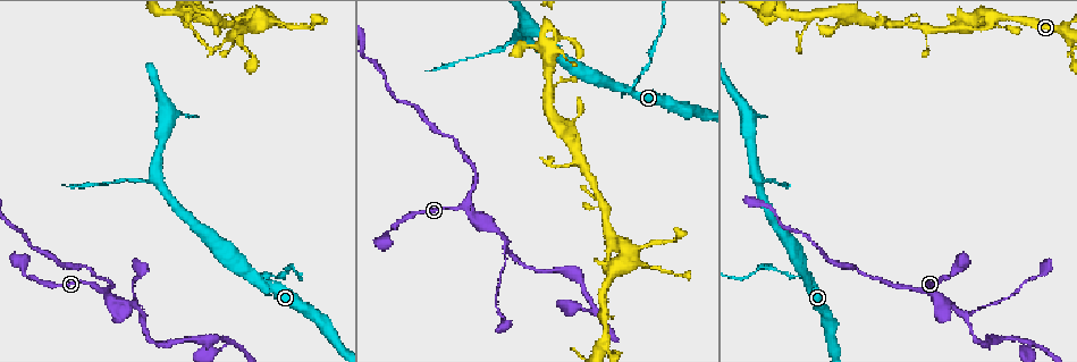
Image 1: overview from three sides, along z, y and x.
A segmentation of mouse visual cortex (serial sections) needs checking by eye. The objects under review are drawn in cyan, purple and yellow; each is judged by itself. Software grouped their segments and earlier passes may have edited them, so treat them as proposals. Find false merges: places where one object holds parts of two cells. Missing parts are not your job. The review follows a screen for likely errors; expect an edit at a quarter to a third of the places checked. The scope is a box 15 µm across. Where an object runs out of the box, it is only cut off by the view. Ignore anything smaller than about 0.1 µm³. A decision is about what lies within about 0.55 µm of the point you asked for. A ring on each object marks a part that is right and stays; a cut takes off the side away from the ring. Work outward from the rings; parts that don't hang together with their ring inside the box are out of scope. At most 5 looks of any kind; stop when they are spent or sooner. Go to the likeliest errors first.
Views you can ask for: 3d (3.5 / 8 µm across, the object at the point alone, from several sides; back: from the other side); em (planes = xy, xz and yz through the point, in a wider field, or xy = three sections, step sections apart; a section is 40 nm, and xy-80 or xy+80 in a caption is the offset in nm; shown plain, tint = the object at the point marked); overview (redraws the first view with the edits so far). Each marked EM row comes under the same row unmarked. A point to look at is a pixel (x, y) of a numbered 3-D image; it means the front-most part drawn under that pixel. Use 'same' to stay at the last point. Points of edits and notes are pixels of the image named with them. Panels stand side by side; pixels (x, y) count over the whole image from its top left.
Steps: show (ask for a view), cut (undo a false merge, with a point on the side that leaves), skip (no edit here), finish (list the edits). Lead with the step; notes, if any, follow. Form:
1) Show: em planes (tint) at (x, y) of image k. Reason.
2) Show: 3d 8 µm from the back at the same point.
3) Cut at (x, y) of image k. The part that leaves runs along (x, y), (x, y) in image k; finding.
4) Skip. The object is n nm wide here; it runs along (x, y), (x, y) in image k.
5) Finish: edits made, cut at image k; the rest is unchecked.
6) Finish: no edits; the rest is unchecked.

Show: 3d 8 µm at (98, 288) of image 1. Small branch off a trunk.

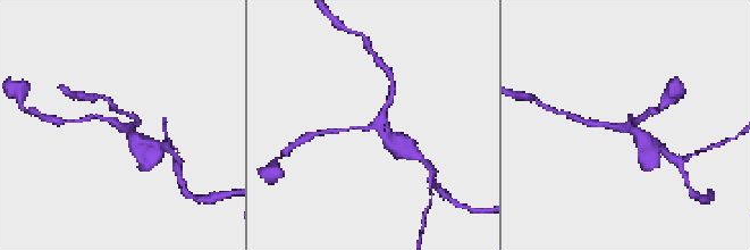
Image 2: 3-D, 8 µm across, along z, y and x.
Show: em xy step 3 (tint) at (625, 127) of image 2. 3 arms meet here; the arms are 100, 200, 350 nm wide.

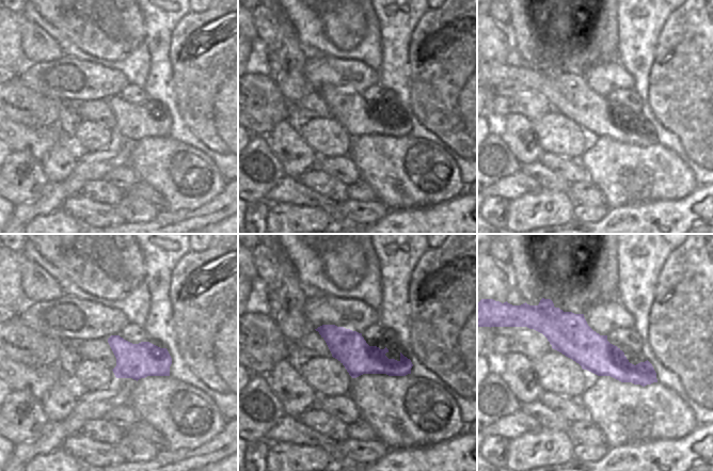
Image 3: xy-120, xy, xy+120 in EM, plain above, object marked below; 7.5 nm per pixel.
Skip. It runs along (92, 118), (119, 124), (143, 144) in image 2; one cell here.

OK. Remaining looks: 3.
Show: 3d 3.5 µm at (140, 317) of image 1. Thick turns thin.

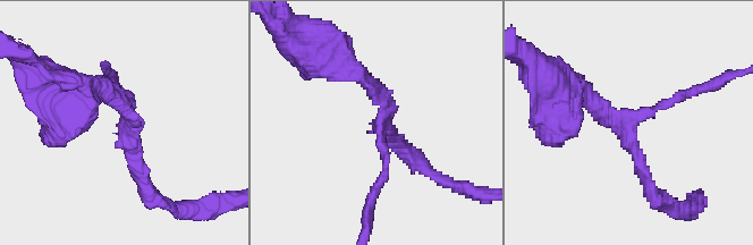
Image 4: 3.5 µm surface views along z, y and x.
Show: em planes (tint) at (384, 115) of image 4. 3 arms meet here; the arms are 100, 200, 300 nm wide.

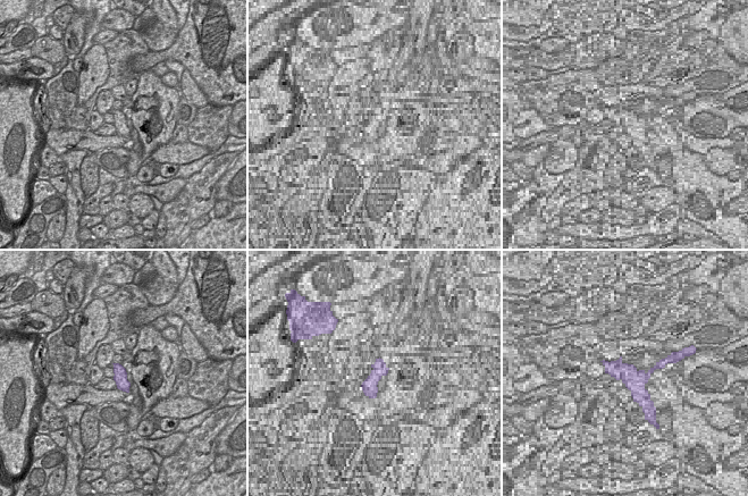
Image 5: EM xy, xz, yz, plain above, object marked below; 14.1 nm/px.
Skip. Continuous, no second cell.

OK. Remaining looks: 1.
Finish: no edits; the rest is unchecked.

